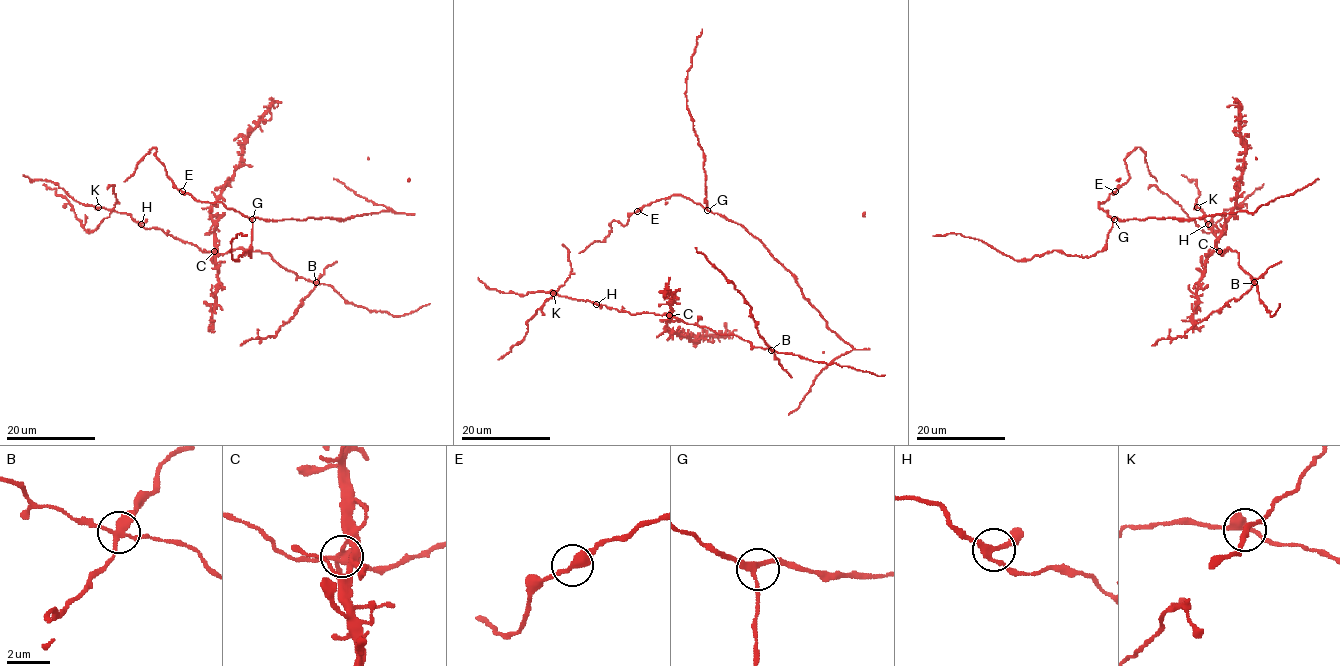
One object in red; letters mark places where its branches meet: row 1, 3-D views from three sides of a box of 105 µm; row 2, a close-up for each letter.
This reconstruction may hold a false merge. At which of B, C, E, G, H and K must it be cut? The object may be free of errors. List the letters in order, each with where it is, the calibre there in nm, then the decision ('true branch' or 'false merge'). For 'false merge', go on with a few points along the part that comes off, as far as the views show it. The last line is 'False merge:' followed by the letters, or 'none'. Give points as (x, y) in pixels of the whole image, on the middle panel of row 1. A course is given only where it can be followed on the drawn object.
B: (771, 350) | 280 nm | false merge | (771, 349), (759, 335), (751, 306), (695, 247)
C: (669, 315) | 360 nm | true branch
E: (637, 211) | 340 nm | true branch
G: (707, 210) | 190 nm | true branch
H: (596, 304) | 220 nm | true branch
K: (553, 293) | 360 nm | true branch
False merge: B

